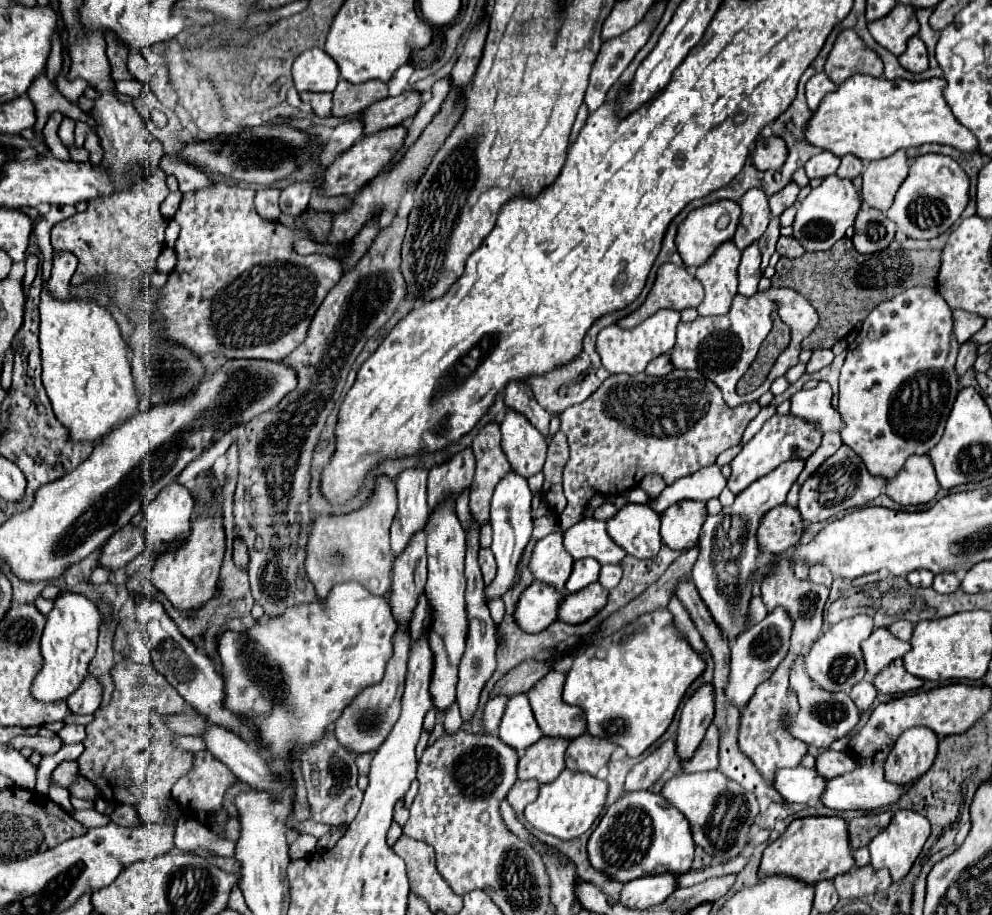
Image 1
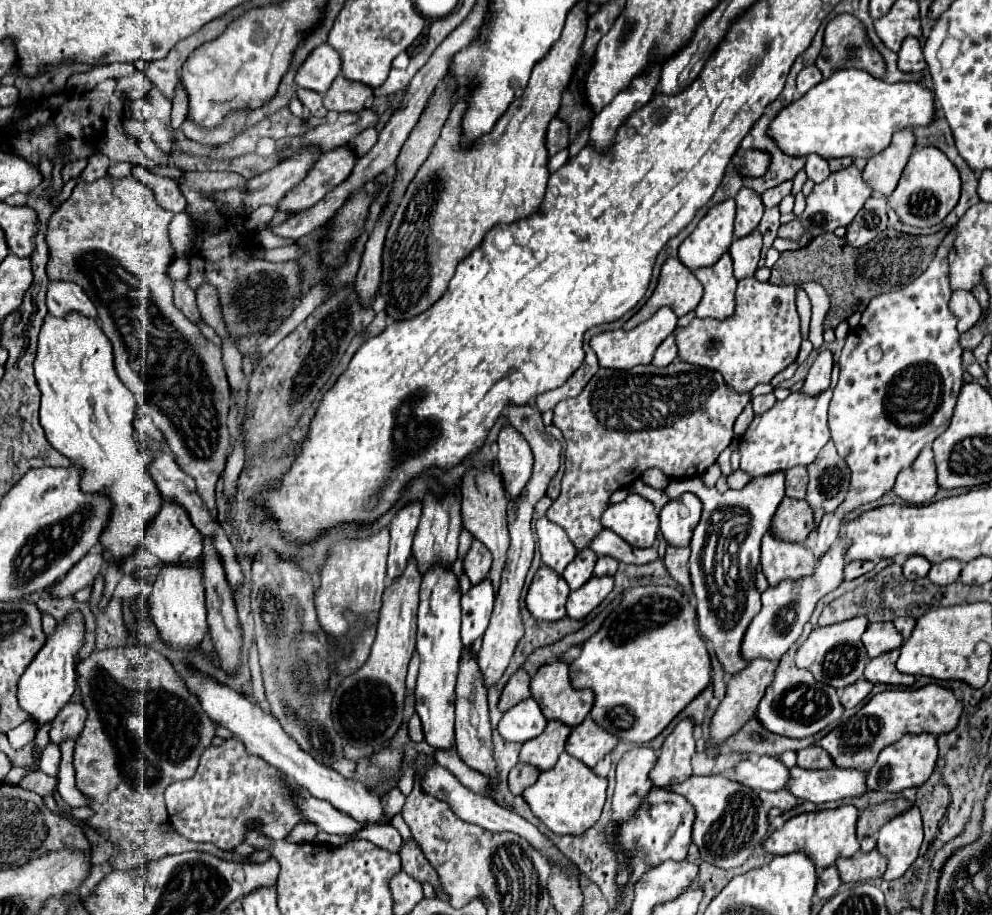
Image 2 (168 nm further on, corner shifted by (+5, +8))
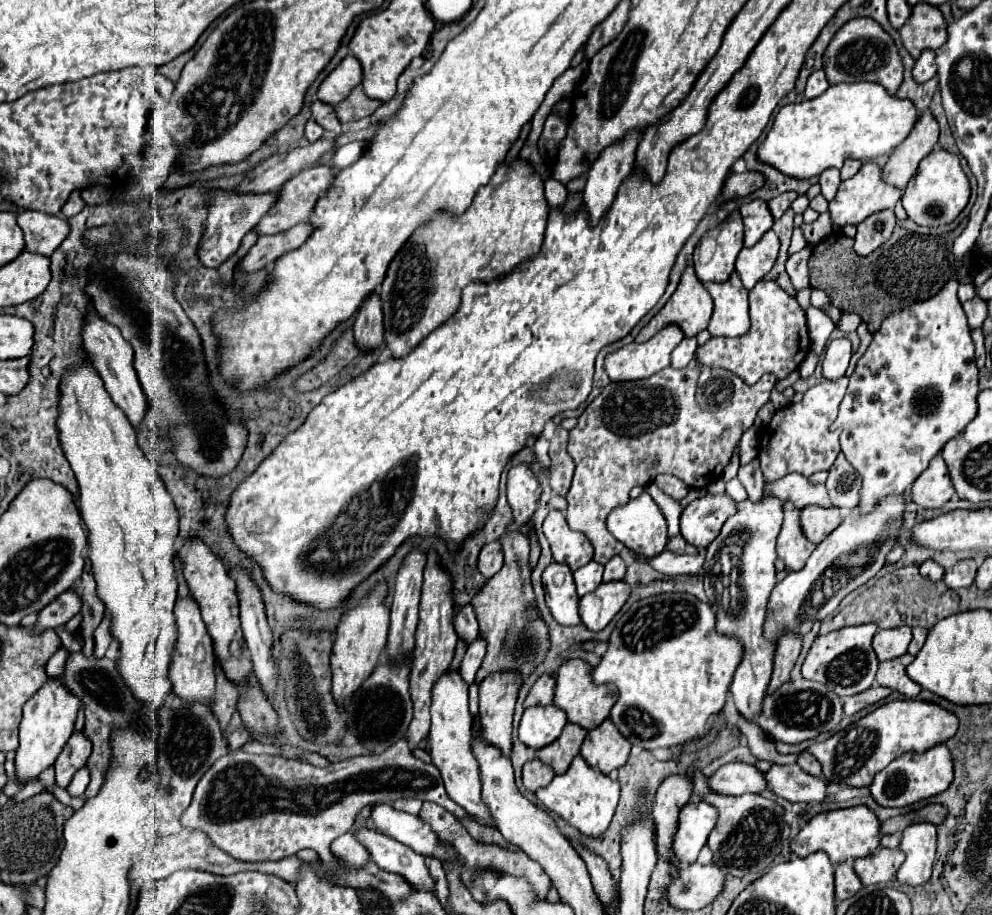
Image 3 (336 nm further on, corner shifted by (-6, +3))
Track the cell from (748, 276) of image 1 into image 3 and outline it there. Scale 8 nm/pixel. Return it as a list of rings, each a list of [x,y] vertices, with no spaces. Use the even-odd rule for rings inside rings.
[[[768,231],[754,247],[744,247],[736,259],[736,273],[746,289],[752,289],[774,265],[778,257],[780,241],[776,233]]]

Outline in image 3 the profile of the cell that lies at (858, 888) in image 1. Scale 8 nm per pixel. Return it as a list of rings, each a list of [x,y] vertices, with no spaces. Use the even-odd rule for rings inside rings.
[[[878,849],[874,855],[854,861],[854,871],[864,885],[888,883],[898,867],[904,863],[904,853],[900,849]]]

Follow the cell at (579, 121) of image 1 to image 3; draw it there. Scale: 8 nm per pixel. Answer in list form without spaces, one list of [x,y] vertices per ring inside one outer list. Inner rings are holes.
[[[548,177],[546,183],[544,183],[544,197],[548,201],[548,209],[552,211],[552,209],[558,209],[558,207],[562,207],[566,203],[568,191],[560,181]]]

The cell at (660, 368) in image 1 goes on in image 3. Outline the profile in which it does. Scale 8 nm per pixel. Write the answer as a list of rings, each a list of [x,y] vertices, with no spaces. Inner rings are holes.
[[[686,337],[682,339],[682,343],[674,349],[672,353],[672,367],[674,369],[680,369],[680,367],[686,367],[692,359],[694,359],[694,353],[696,353],[696,337]]]

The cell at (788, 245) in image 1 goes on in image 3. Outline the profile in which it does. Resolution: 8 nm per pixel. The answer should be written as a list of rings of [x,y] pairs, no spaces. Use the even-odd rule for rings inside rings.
[[[822,213],[814,223],[810,225],[802,225],[802,231],[804,231],[804,237],[808,243],[816,245],[818,241],[822,241],[824,237],[828,237],[832,233],[832,221],[830,221],[830,213]]]

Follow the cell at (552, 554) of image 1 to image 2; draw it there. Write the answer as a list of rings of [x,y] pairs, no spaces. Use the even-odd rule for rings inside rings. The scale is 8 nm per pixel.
[[[545,516],[537,520],[537,538],[539,538],[539,552],[541,562],[549,568],[553,568],[557,574],[563,574],[567,564],[573,562],[577,548],[571,544],[565,530],[553,522],[549,522]]]

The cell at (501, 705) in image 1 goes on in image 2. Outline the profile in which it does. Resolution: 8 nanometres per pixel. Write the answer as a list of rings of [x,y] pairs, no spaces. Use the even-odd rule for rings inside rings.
[[[523,670],[515,672],[509,678],[509,682],[505,684],[505,688],[501,692],[499,704],[497,704],[497,708],[501,712],[507,712],[511,706],[515,706],[517,702],[521,702],[521,700],[525,700],[525,698],[531,696],[531,692],[529,692],[529,678],[531,676],[527,672],[523,672]]]

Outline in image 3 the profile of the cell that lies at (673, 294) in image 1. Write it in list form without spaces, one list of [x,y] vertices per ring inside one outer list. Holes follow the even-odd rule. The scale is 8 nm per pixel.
[[[686,267],[676,293],[656,313],[650,323],[640,331],[636,343],[644,343],[654,337],[666,325],[678,325],[686,337],[698,335],[708,327],[712,317],[712,297],[694,273],[694,267]]]

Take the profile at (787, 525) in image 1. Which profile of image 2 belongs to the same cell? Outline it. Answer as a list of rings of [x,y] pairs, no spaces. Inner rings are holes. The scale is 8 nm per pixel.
[[[785,496],[771,520],[769,530],[773,536],[777,536],[777,540],[803,542],[813,528],[815,524],[811,506],[805,500],[793,500]]]

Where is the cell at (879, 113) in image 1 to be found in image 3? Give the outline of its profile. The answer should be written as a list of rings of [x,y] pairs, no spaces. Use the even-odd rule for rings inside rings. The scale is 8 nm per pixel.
[[[838,83],[816,99],[784,105],[758,147],[758,161],[796,179],[818,177],[824,169],[840,169],[846,159],[876,159],[892,153],[912,131],[918,111],[912,101],[892,97],[878,83]]]

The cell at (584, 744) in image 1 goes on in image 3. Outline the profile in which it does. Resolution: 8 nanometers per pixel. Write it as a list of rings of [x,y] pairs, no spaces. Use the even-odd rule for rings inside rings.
[[[606,719],[602,725],[588,731],[580,755],[590,767],[608,775],[612,769],[618,769],[628,761],[630,741],[624,739],[610,719]]]

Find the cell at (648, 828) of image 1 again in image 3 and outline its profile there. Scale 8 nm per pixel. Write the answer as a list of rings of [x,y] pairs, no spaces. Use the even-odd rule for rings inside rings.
[[[690,801],[680,811],[680,825],[674,837],[674,853],[680,863],[694,863],[716,825],[716,807],[706,801]]]

